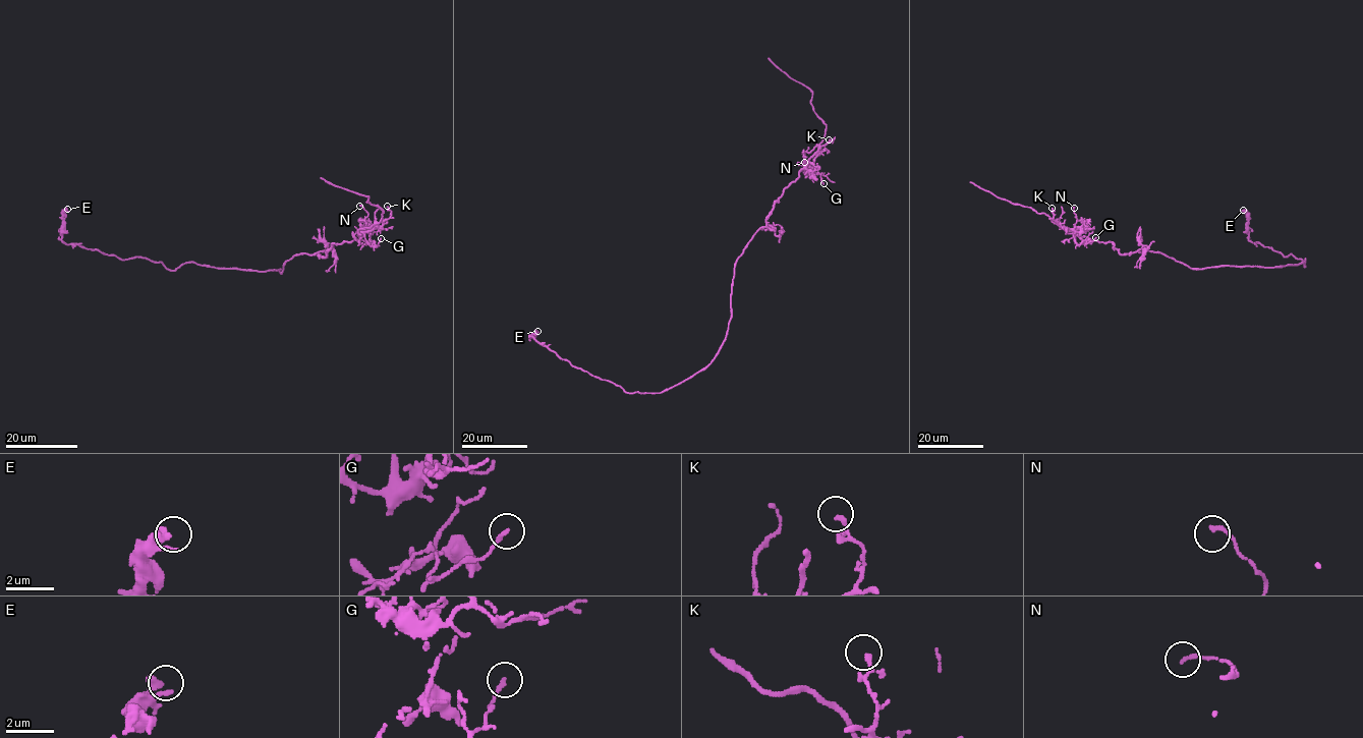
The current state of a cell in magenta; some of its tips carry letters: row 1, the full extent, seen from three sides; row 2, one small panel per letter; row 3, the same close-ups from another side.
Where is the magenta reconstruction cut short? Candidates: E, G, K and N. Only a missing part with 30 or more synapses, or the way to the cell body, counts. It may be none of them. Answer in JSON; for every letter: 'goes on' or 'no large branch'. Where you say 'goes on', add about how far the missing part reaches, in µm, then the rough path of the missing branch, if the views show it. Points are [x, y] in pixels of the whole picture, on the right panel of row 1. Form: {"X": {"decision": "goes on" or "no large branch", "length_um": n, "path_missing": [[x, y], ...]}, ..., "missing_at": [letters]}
{"E": {"decision": "no large branch"}, "G": {"decision": "no large branch"}, "K": {"decision": "no large branch"}, "N": {"decision": "no large branch"}, "missing_at": []}

